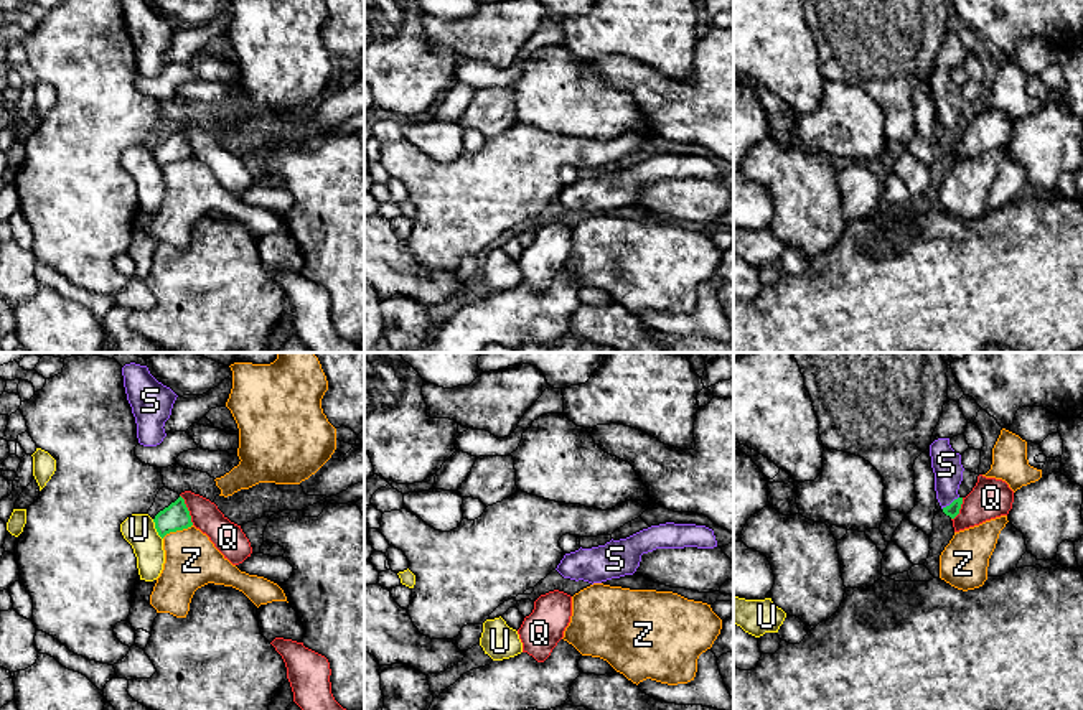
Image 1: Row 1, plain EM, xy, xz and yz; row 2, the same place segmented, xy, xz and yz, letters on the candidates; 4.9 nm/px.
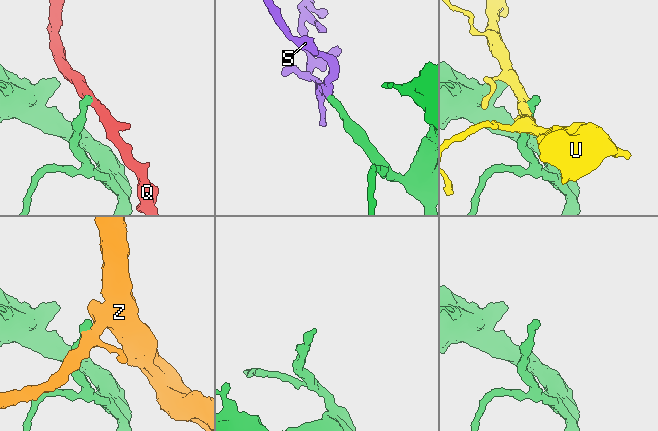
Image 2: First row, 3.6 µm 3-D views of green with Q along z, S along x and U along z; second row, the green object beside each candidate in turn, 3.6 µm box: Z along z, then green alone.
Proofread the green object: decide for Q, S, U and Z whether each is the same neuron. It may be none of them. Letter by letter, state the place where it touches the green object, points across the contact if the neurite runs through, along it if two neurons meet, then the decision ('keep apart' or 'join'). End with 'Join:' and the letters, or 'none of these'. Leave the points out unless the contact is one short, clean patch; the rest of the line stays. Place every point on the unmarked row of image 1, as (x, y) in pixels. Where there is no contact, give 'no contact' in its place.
Q: meets green in xy at (187, 140); keep apart
S: meets green in yz at (951, 134); runs through yz (953, 140), (951, 134), (947, 126), (947, 96); join
U: meets green in xy at (157, 160); keep apart
Z: meets green in xy at (177, 160); keep apart
Join: S

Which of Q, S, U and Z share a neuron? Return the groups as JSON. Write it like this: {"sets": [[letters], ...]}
{"sets": [["Q"], ["S"], ["U"], ["Z"]]}

